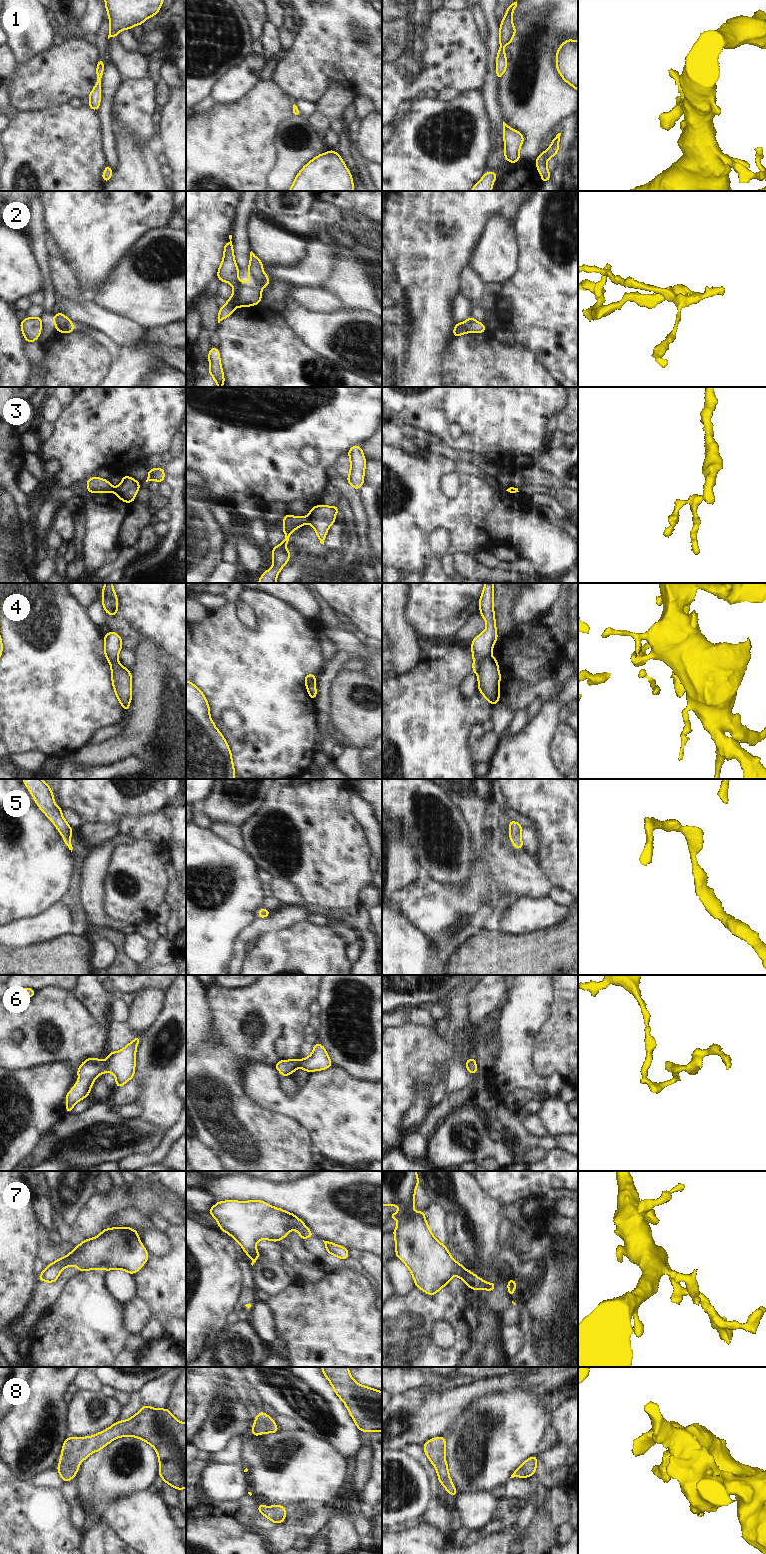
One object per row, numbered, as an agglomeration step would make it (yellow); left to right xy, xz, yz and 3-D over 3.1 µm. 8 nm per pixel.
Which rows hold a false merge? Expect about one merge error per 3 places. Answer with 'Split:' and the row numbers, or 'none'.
Split: 2, 3, 4

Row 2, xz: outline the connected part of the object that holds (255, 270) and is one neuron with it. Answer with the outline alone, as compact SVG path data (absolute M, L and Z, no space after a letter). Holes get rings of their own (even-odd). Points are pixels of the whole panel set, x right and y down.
M250 252L250 264L247 269L247 272L250 277L250 282L259 284L264 280L264 272L263 272L263 263L259 258L255 256L255 254Z

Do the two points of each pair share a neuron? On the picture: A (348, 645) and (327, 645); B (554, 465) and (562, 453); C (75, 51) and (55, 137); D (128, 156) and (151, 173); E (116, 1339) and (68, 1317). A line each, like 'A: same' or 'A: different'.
A: different
B: same
C: different
D: same
E: same

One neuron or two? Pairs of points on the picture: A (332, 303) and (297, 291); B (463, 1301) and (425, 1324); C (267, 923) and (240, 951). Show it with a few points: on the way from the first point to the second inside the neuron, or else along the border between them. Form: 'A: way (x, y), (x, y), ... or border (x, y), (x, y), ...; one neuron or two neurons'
A: way (323, 301), (306, 296); one neuron
B: border (455, 1295), (458, 1306), (464, 1311); two neurons
C: way (258, 927), (242, 942); one neuron

